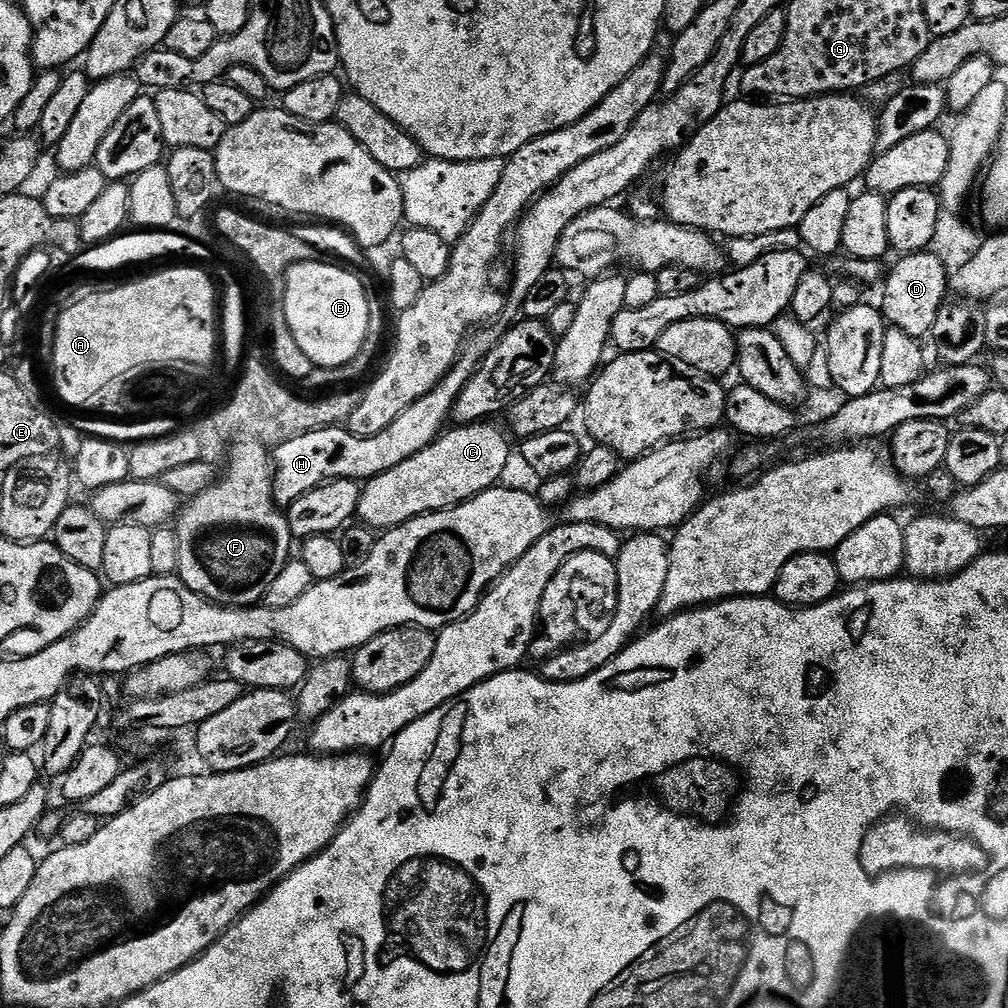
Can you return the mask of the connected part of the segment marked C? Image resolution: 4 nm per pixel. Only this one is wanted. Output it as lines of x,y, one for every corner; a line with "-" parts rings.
496,422
449,427
426,450
418,450
402,466
394,466
394,470
386,470
363,485
359,519
373,530
396,528
427,512
453,508
497,487
503,481
500,479
508,468
508,459
514,456
514,448
508,445
509,433
504,432

